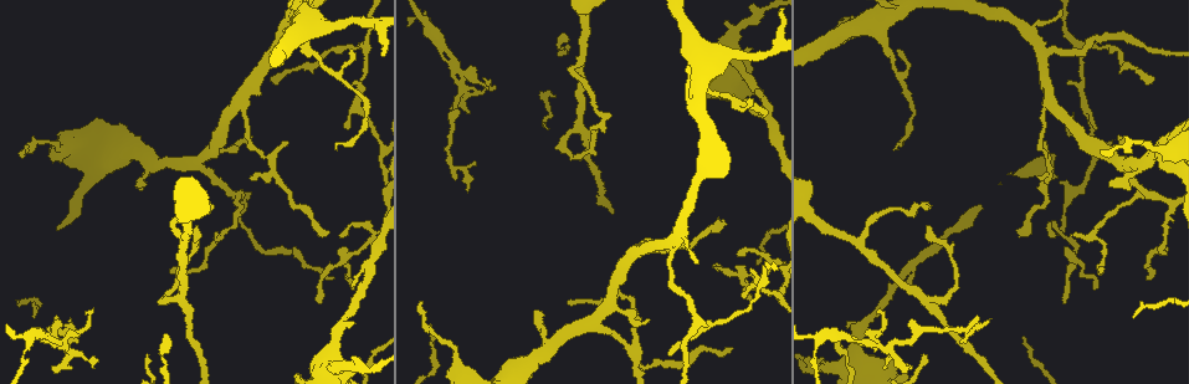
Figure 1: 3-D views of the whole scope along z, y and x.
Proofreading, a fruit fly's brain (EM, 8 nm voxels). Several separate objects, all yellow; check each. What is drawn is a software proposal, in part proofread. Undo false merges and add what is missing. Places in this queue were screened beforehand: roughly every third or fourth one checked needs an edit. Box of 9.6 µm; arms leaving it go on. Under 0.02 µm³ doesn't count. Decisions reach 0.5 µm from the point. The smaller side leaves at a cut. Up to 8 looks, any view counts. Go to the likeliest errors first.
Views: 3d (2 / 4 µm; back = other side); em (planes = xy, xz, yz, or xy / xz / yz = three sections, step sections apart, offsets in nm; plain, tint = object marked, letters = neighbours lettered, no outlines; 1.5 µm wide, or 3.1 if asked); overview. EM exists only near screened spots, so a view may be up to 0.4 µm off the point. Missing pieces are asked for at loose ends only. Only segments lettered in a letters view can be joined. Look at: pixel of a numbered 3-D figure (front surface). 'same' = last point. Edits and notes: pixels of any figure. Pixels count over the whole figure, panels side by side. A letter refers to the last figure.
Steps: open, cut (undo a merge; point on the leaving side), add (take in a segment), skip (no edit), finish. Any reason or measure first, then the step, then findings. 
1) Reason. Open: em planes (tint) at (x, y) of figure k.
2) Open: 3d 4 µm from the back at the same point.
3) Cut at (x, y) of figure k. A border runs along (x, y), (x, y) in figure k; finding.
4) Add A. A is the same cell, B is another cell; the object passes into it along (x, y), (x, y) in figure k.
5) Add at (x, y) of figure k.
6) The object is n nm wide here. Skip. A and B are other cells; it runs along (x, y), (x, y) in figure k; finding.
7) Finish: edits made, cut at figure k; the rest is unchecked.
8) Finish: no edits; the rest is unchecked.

Thin end. Open: 3d 2 µm from the back at (271, 78) of figure 1.

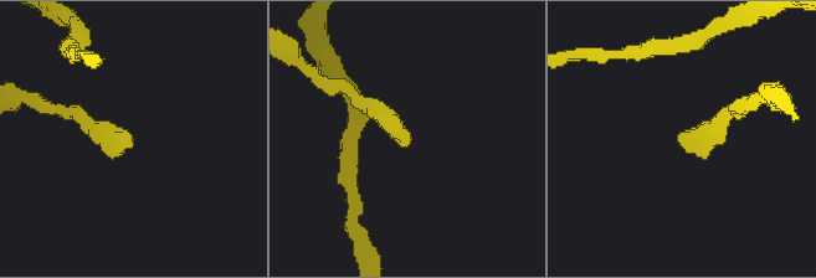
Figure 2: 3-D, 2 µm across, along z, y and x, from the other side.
Need the tissue. Open: em planes (tint) at (125, 136) of figure 2.

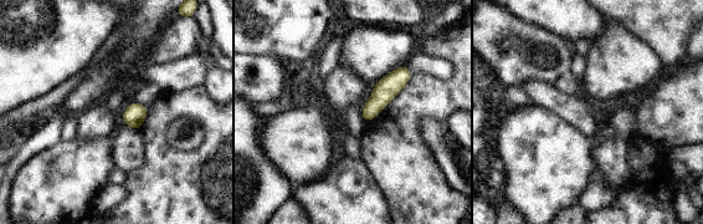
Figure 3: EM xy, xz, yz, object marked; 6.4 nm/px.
What lies round it. Open: em planes (letters) at the same point.

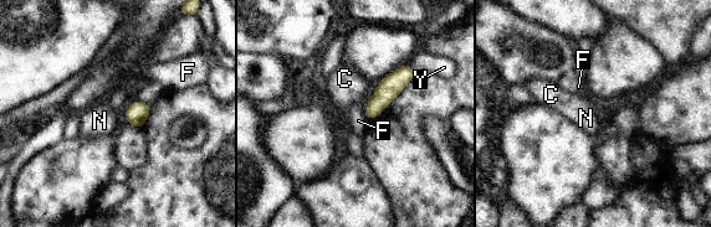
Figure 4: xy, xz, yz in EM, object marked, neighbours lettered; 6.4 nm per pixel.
Skip. C, F, N and Y are other cells; it runs along (410, 71), (382, 97), (371, 115) in figure 4; no lettered segment goes on from it.

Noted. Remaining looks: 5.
Two arms in line, one across. Open: 3d 2 µm at (425, 24) of figure 1.

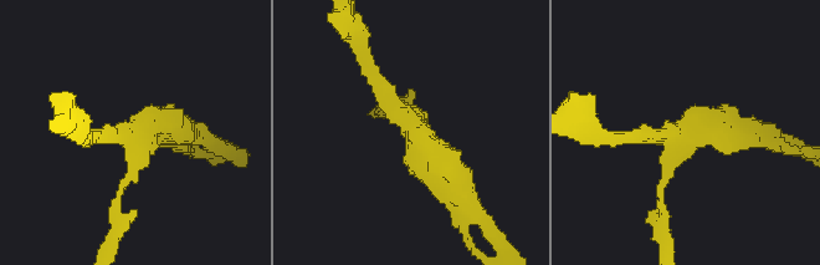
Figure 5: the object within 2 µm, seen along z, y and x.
3 arms meet here; shape alone is not enough. Open: em xz step 8 (letters) at (140, 137) of figure 5.

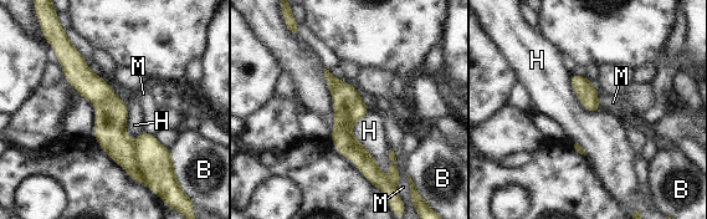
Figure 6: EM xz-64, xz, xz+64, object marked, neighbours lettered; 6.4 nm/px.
The object is 80 nm wide here. Cut at (155, 161) of figure 6. B, H and M are other cells; a border runs along (132, 142), (141, 171), (149, 187) in figure 6; a second cell is stuck on.

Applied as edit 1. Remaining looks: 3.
Thin end. Open: em planes (letters) at (1102, 274) of figure 1.

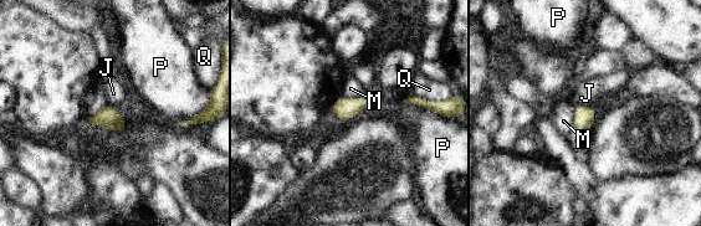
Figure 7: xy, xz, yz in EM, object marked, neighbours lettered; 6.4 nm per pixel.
Skip. J, M, P and Q are other cells; a border runs along (577, 106), (573, 128) in figure 7; no lettered segment goes on from it.

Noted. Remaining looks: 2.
Finish: edits made, cut at figure 6; the rest is unchecked.

